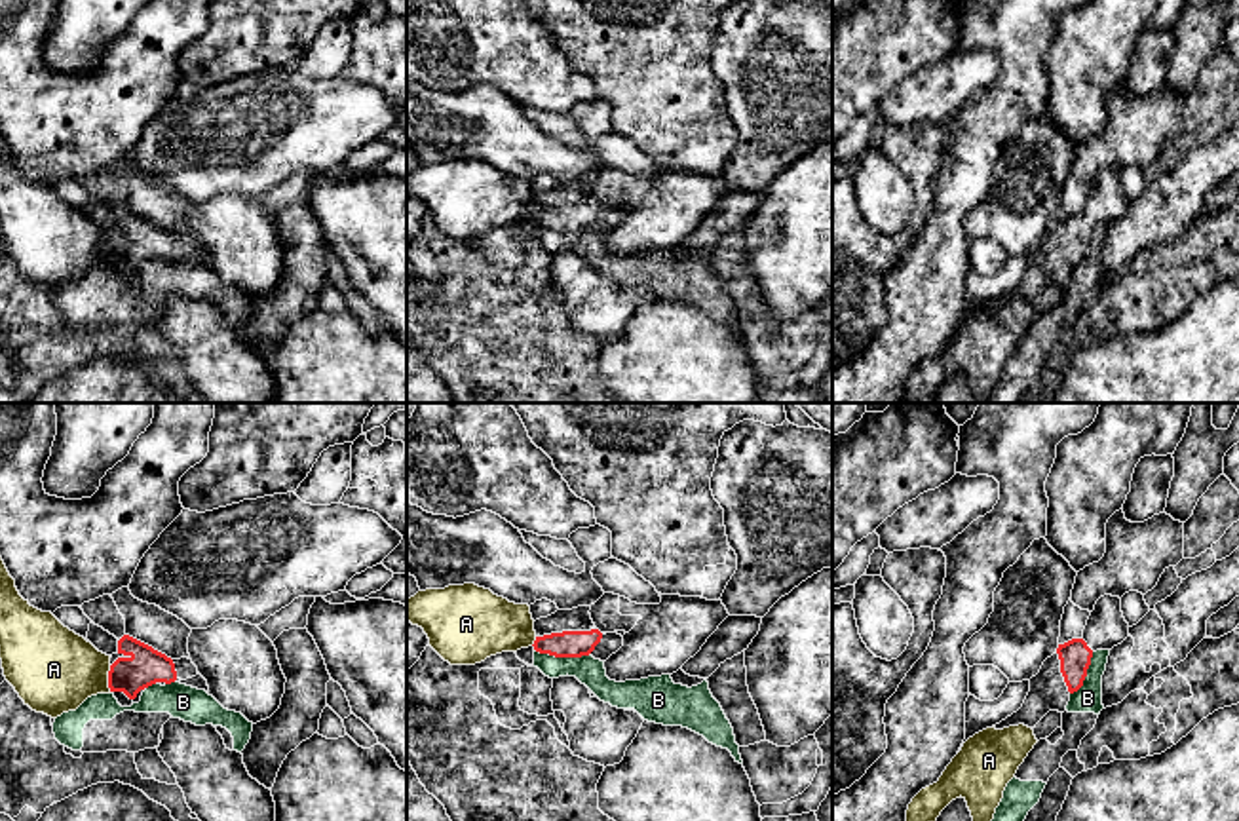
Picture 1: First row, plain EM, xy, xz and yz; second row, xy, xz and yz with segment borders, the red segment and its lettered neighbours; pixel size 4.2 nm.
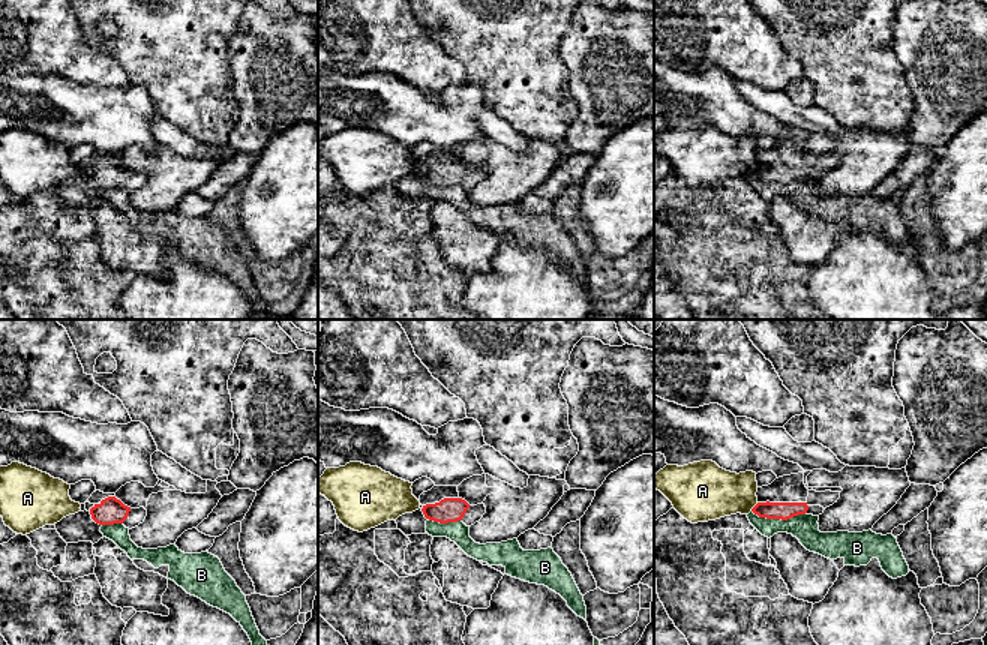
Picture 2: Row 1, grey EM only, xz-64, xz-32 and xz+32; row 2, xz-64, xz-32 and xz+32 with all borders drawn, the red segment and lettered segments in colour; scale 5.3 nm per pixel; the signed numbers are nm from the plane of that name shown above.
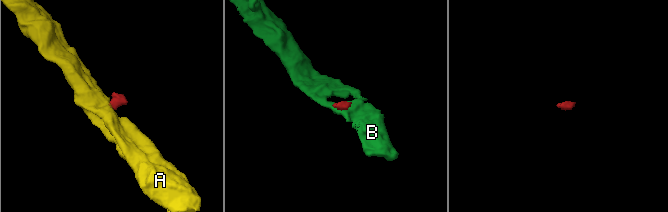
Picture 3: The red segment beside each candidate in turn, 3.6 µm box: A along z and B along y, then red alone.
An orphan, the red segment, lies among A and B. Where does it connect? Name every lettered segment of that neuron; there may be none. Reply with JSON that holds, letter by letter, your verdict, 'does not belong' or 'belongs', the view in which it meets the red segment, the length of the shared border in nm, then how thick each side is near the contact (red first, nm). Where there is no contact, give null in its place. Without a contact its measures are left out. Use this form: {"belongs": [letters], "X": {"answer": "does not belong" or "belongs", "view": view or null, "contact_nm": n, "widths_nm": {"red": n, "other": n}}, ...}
{"belongs": [], "A": {"answer": "does not belong", "view": "xy", "contact_nm": 110, "widths_nm": {"red": 160, "other": 360}}, "B": {"answer": "does not belong", "view": "xz", "contact_nm": 240, "widths_nm": {"red": 110, "other": 120}}}

